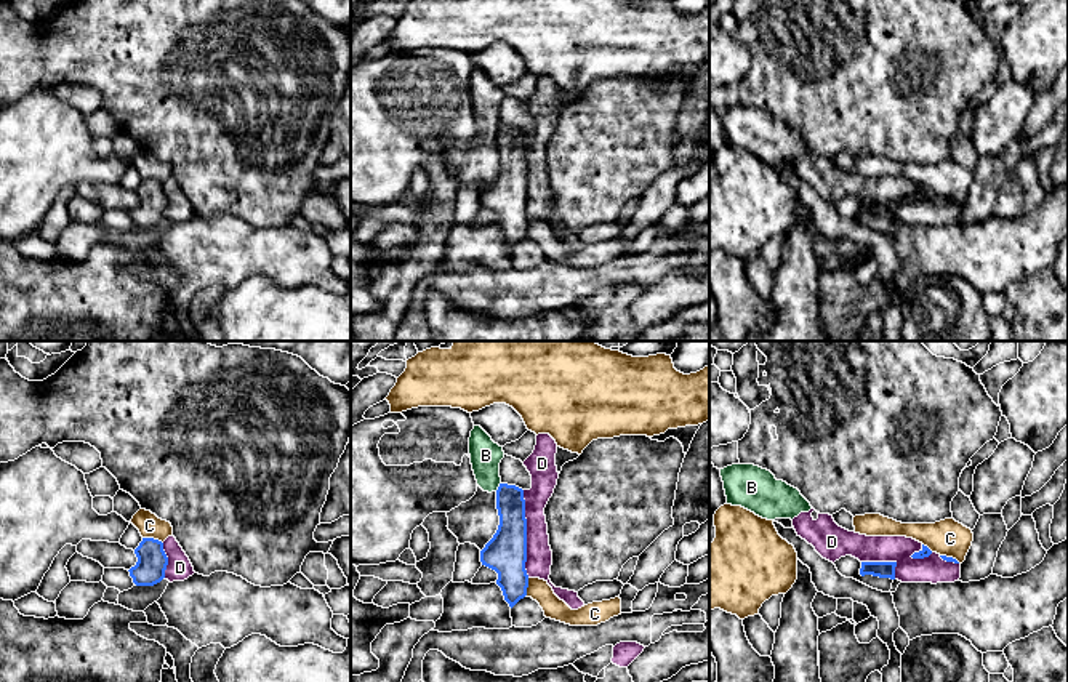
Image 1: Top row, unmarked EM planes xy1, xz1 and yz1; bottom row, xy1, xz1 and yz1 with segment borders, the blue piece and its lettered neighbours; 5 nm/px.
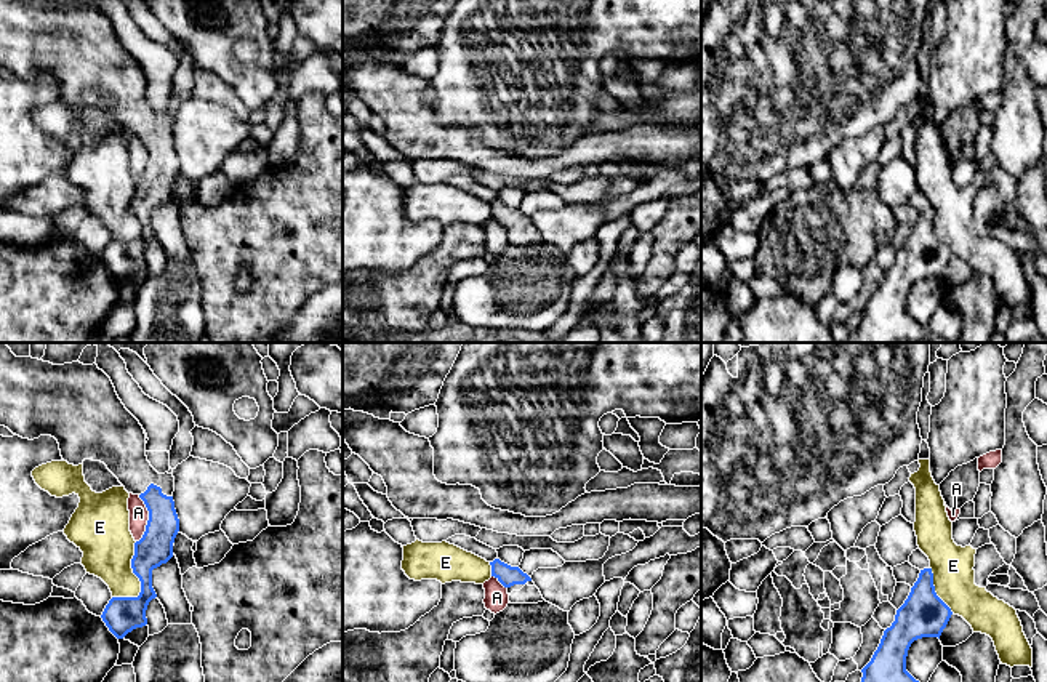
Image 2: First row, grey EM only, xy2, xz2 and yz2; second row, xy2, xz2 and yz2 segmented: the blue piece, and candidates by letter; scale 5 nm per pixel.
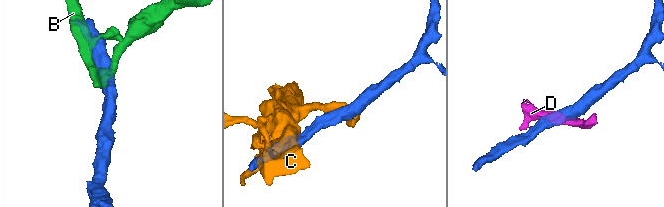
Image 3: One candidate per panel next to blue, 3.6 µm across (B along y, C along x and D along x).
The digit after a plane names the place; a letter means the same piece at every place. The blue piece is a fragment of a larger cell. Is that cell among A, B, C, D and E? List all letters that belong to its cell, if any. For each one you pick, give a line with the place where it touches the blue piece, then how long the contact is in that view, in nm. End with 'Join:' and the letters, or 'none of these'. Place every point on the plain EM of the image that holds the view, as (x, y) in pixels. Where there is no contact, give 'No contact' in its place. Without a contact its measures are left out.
Join: none of these

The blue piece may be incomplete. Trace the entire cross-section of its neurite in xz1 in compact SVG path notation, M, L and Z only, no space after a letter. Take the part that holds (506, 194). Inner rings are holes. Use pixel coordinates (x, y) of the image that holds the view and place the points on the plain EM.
M500 125L496 131L500 166L493 179L480 192L482 207L498 215L496 226L512 250L527 237L527 160L524 131Z

